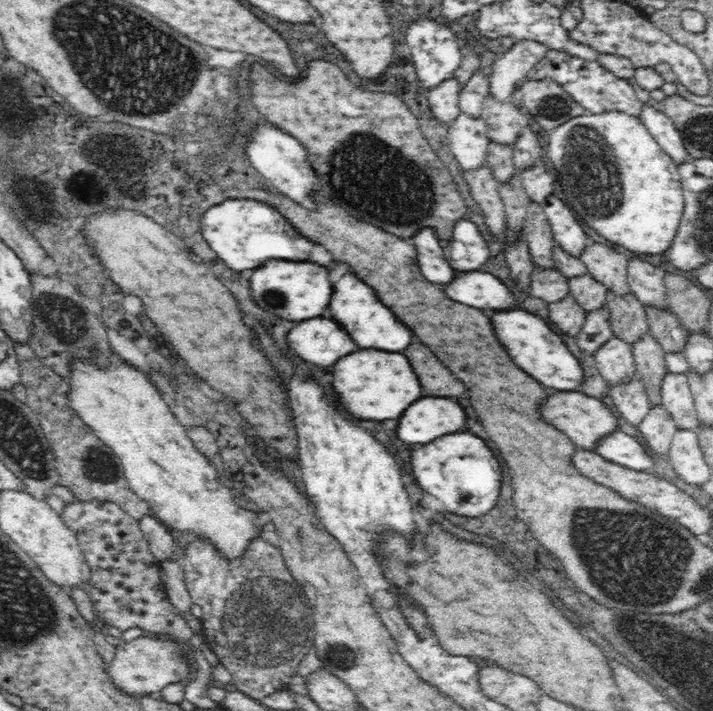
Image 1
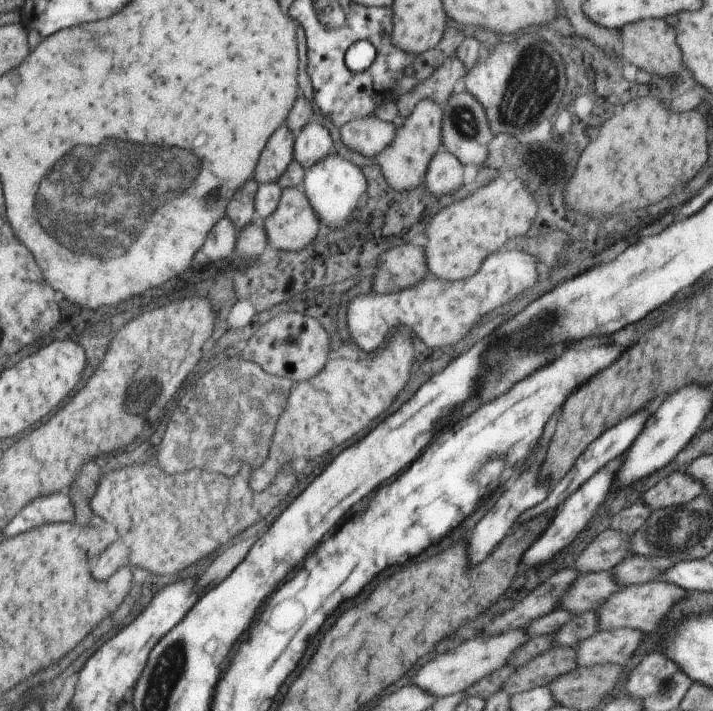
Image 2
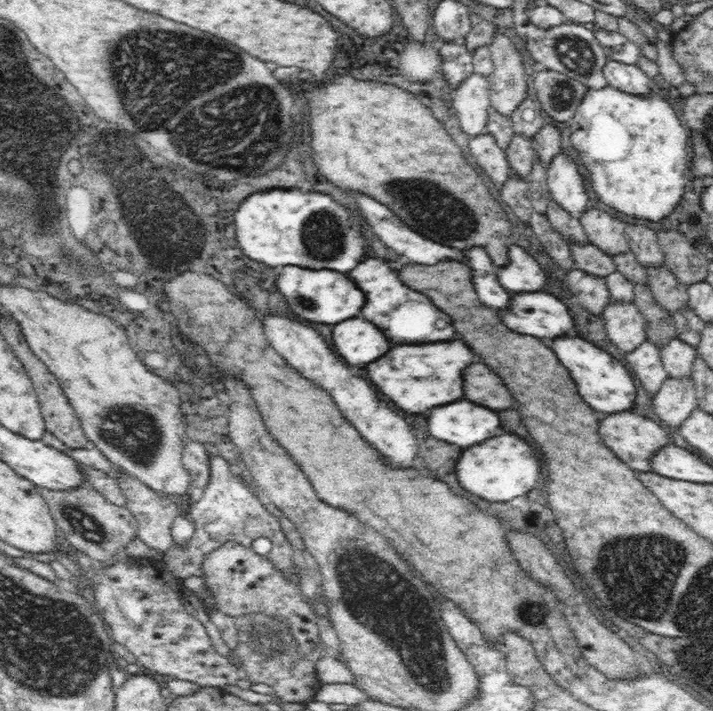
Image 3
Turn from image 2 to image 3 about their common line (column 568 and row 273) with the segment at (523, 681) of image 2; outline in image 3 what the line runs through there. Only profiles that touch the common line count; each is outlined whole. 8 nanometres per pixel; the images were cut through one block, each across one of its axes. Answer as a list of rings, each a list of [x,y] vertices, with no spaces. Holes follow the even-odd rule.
[[[666,264],[646,267],[646,270],[648,291],[664,310],[673,315],[688,305],[687,285],[679,282]]]

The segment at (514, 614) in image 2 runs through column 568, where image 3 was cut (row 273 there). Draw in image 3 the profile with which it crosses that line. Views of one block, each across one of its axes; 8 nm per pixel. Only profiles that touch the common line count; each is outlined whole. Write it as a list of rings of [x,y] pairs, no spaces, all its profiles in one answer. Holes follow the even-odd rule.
[[[572,268],[565,276],[568,292],[578,297],[580,304],[592,314],[600,315],[610,304],[605,277],[594,276]]]

